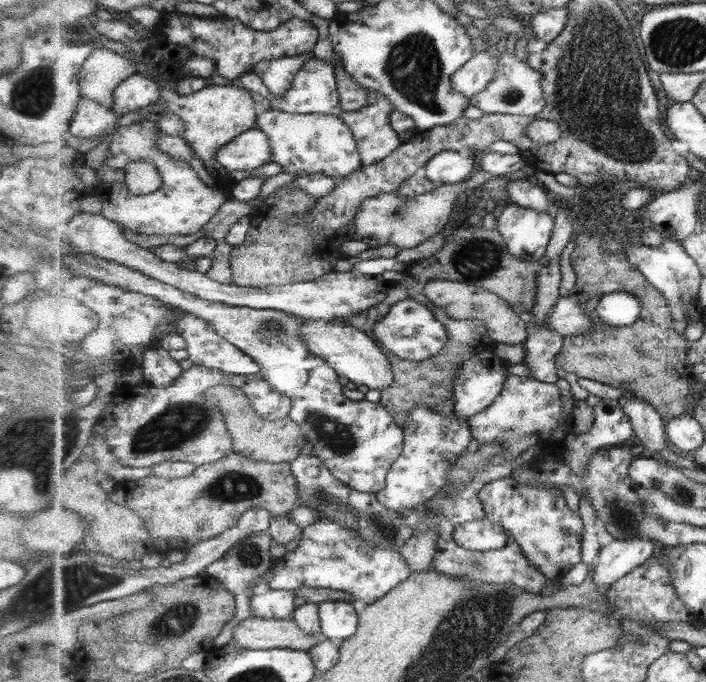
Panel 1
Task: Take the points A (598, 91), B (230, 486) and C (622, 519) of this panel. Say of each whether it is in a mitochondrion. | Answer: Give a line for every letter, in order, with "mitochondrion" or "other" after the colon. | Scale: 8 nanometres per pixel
A: mitochondrion
B: mitochondrion
C: mitochondrion

